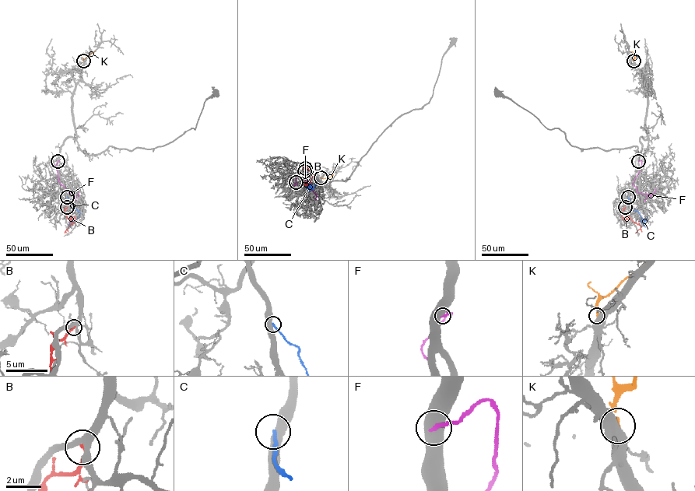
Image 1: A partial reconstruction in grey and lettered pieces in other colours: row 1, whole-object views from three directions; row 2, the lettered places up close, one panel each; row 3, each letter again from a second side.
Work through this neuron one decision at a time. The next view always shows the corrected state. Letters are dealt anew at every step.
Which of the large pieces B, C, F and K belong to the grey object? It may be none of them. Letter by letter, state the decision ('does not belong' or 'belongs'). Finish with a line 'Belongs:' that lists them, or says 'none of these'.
B: does not belong
C: does not belong
F: does not belong
K: does not belong
Belongs: none of these

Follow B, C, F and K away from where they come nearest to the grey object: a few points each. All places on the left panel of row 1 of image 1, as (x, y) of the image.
B: (67, 207), (64, 209), (66, 217), (75, 219), (65, 233)
C: (67, 197), (80, 212), (70, 226)
F: (57, 161), (55, 166), (59, 182), (71, 194), (78, 194), (78, 190)
K: (83, 61), (96, 51)

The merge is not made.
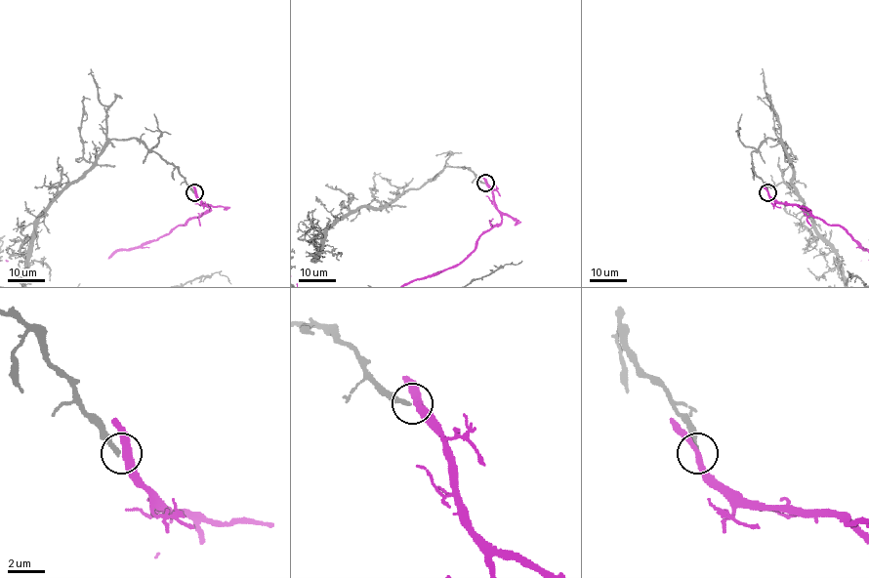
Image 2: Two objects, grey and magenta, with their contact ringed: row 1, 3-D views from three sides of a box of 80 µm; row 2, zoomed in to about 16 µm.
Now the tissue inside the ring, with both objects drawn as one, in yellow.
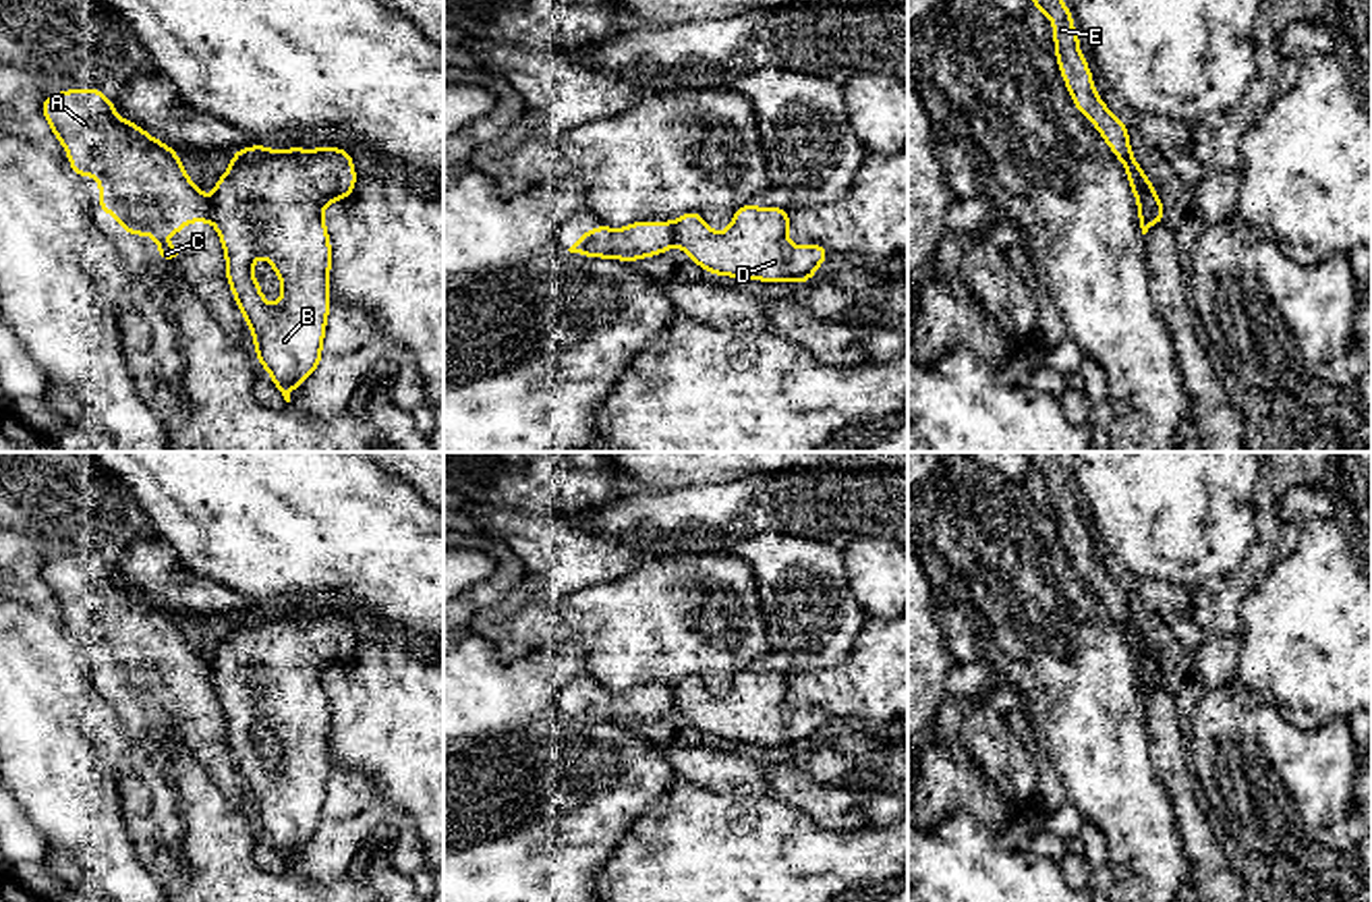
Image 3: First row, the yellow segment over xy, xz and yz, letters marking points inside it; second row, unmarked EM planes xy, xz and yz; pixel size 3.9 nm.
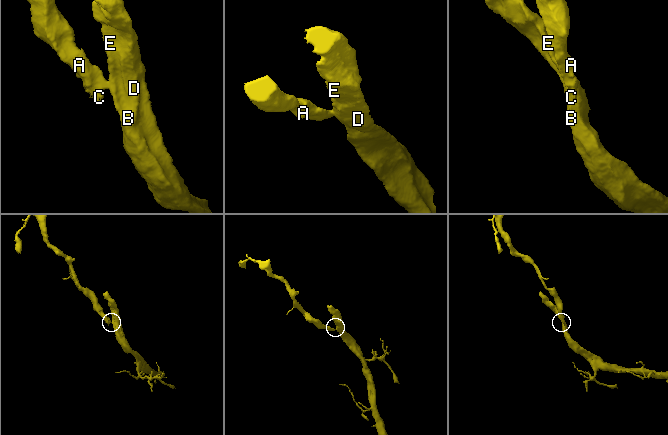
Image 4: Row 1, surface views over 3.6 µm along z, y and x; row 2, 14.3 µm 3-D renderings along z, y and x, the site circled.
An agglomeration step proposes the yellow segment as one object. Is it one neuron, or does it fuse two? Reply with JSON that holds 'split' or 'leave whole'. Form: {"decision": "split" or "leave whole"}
{"decision": "split"}

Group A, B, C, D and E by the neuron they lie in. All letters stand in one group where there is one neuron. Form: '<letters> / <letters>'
A C / B D E

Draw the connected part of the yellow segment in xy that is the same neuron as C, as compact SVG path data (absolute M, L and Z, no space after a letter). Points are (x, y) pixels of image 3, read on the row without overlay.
M70 554L50 560L41 568L41 579L52 589L54 603L66 612L70 635L77 641L99 643L99 676L114 678L131 701L139 697L153 701L160 726L182 722L182 711L166 709L166 697L180 699L184 686L211 686L209 666L187 641L178 618L135 587L122 585L112 564L99 554Z

